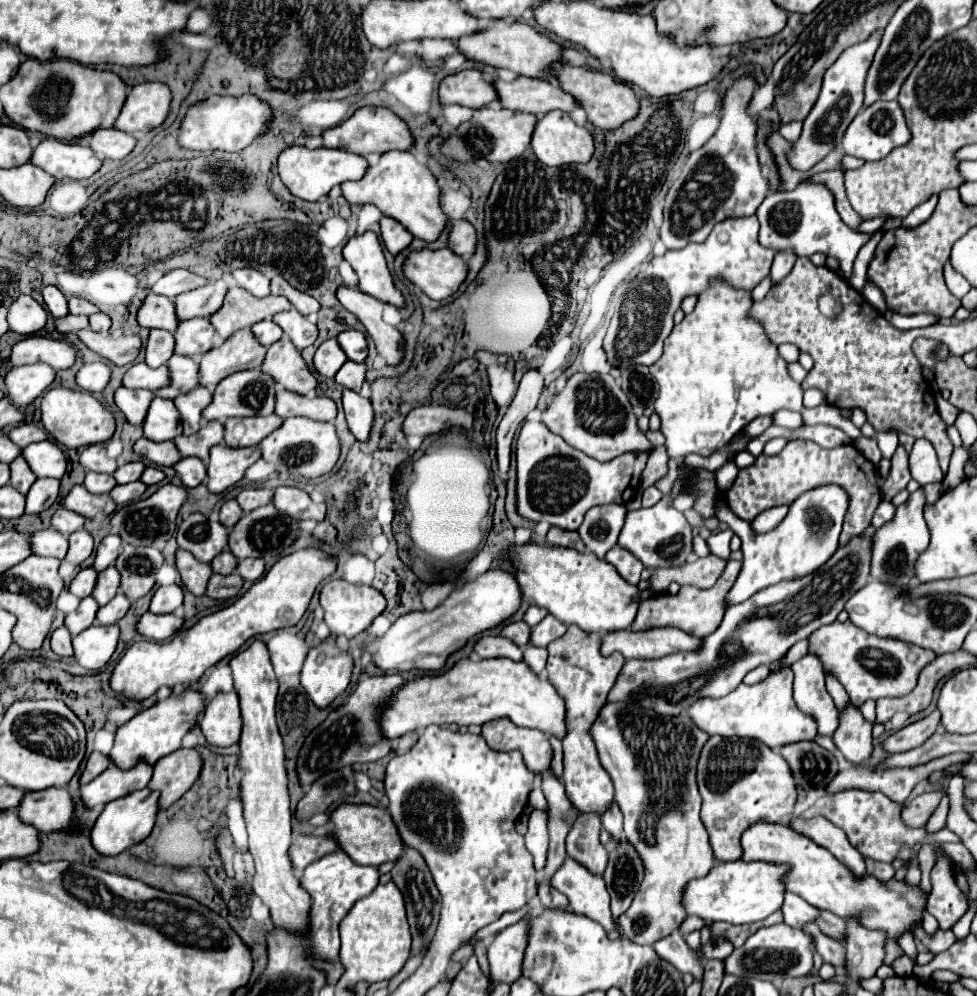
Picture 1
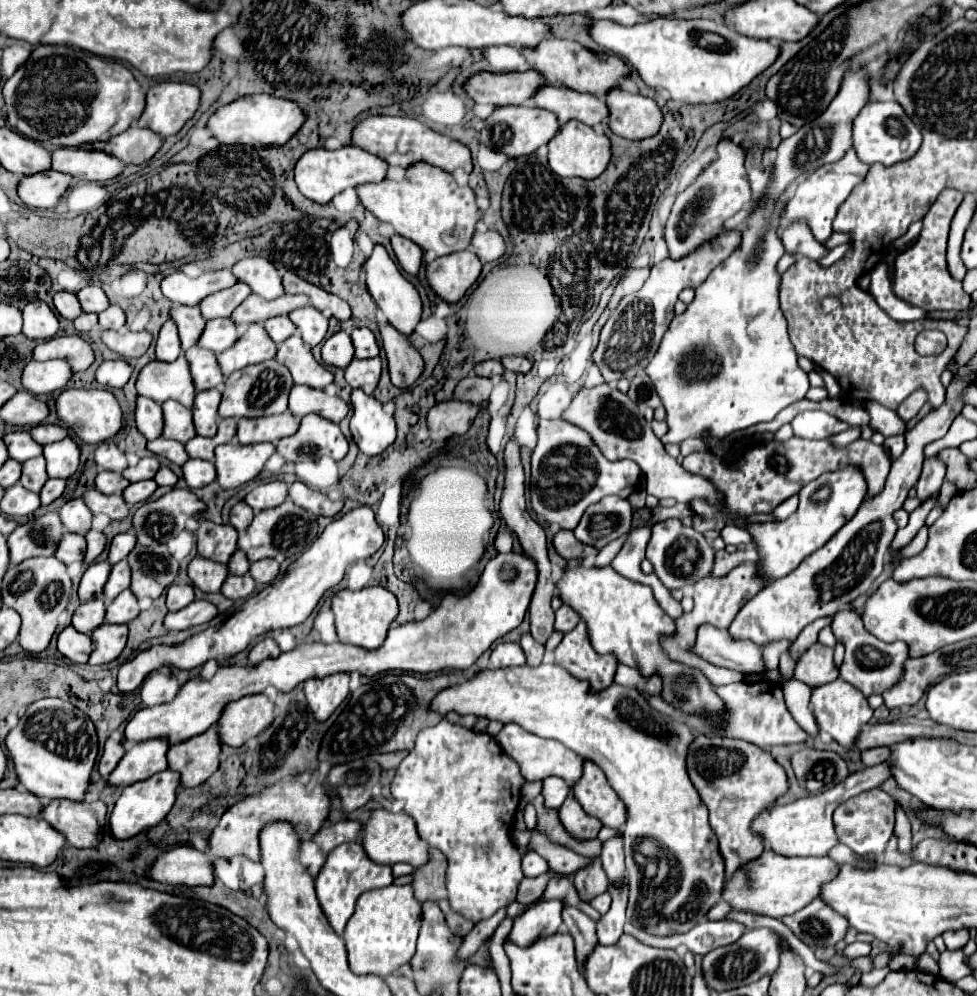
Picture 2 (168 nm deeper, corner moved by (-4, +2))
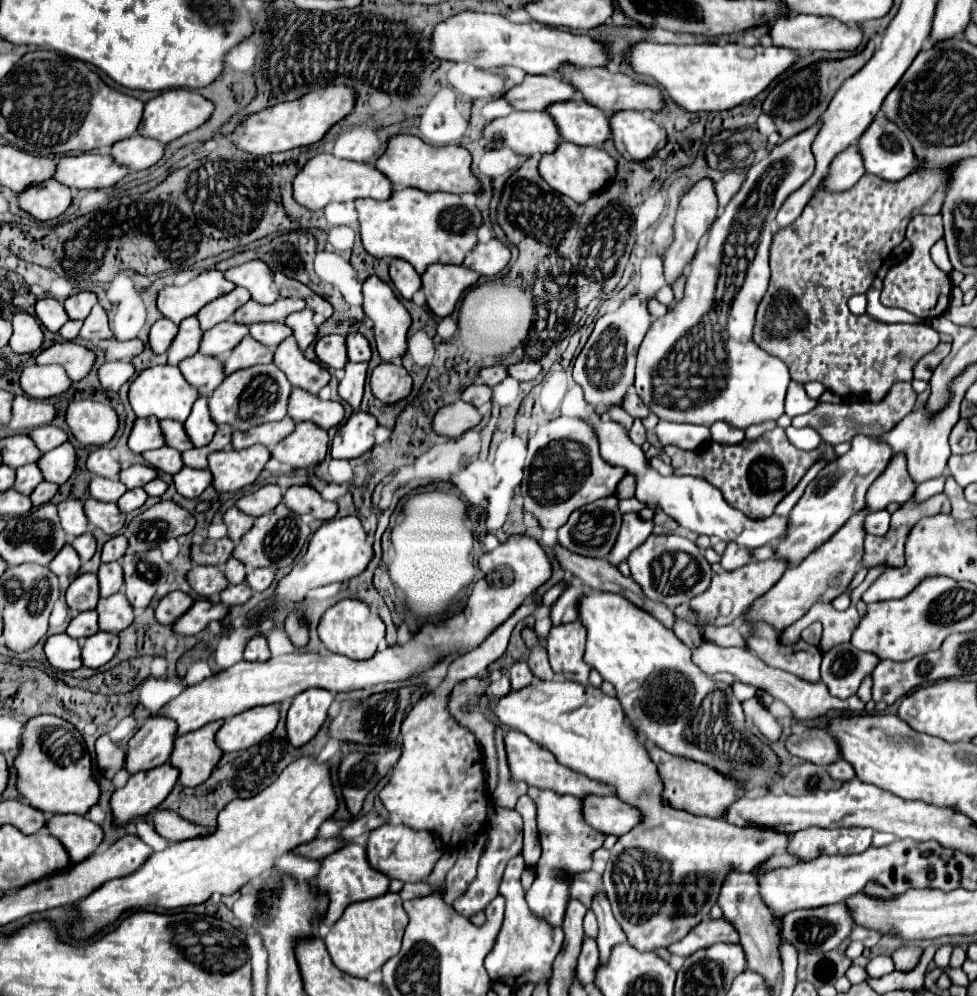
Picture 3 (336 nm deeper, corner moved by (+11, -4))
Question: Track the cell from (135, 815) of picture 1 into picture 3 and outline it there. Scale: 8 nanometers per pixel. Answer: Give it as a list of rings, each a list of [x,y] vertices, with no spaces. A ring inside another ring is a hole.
[[[170,762],[132,774],[126,786],[116,790],[110,800],[116,824],[126,824],[128,820],[158,808],[178,782],[178,774],[178,768],[174,768]]]

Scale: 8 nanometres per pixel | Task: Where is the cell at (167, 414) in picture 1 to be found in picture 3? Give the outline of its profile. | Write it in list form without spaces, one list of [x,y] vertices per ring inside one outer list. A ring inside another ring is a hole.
[[[160,420],[160,426],[162,426],[162,432],[164,432],[164,438],[166,438],[168,446],[172,446],[172,448],[176,448],[180,452],[186,452],[186,450],[194,448],[194,444],[190,442],[190,438],[188,438],[182,422]]]

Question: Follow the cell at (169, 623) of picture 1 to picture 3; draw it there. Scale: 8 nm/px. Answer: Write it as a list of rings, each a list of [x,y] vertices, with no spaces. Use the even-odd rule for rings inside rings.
[[[198,600],[194,606],[172,626],[174,632],[180,634],[198,634],[202,632],[210,622],[222,622],[228,616],[230,608],[222,602],[210,602],[210,600]]]

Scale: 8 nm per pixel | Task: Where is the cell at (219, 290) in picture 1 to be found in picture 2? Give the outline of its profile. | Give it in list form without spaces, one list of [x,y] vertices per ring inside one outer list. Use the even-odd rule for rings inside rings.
[[[237,282],[231,288],[225,288],[221,292],[215,292],[207,298],[203,298],[199,302],[199,310],[203,314],[203,318],[229,318],[231,310],[235,310],[235,306],[239,306],[239,302],[243,302],[243,298],[247,298],[251,294],[251,288],[245,286],[243,282]]]

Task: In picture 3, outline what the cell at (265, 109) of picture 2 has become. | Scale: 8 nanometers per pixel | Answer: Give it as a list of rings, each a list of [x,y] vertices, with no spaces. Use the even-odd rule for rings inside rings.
[[[328,84],[324,88],[312,90],[304,94],[300,100],[294,102],[284,102],[270,106],[262,110],[260,114],[248,116],[244,122],[244,136],[234,138],[234,144],[254,156],[266,156],[274,152],[286,152],[292,148],[300,146],[310,146],[318,140],[324,138],[324,134],[342,122],[354,108],[356,102],[356,92],[350,86],[340,86],[340,84]]]

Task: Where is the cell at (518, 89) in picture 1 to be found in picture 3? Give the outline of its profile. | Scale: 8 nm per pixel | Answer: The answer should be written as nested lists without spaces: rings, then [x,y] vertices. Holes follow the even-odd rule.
[[[584,100],[552,104],[548,112],[556,120],[566,142],[578,146],[600,146],[612,138],[608,114]]]

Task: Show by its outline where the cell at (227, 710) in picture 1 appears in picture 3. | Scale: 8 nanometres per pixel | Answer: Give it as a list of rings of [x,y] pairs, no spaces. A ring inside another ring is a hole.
[[[258,706],[228,718],[216,734],[216,744],[224,752],[246,750],[272,734],[280,720],[278,706]]]

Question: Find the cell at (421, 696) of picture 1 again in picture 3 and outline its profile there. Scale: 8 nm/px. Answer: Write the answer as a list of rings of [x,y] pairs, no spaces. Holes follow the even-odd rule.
[[[534,680],[534,684],[530,684],[528,688],[522,688],[520,692],[510,692],[500,700],[490,702],[490,708],[502,724],[524,732],[526,736],[536,740],[536,744],[548,748],[568,768],[586,774],[592,780],[612,784],[620,800],[636,804],[644,812],[644,822],[640,824],[640,828],[634,828],[632,832],[618,838],[610,856],[612,866],[606,866],[602,874],[612,912],[622,926],[628,942],[638,950],[656,950],[660,946],[668,948],[672,942],[684,938],[710,914],[710,908],[716,904],[720,888],[730,872],[750,872],[764,860],[768,860],[774,852],[786,850],[786,836],[780,832],[772,832],[770,828],[736,828],[724,820],[694,816],[662,804],[656,766],[652,766],[652,760],[644,744],[638,740],[632,724],[626,722],[620,702],[590,684],[582,686],[578,682]]]

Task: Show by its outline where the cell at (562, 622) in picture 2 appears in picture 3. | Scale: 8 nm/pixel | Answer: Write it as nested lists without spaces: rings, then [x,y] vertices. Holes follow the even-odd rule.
[[[576,586],[566,588],[564,594],[558,598],[558,602],[550,610],[552,622],[554,624],[566,624],[566,622],[578,620],[578,604],[580,604],[582,596],[584,596],[582,588],[576,588]]]

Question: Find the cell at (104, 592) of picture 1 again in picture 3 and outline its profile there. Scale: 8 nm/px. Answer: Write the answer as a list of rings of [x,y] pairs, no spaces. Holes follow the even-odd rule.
[[[120,562],[100,564],[98,580],[100,580],[100,596],[104,596],[104,598],[106,598],[106,596],[116,594],[116,592],[122,588],[122,584],[124,584]]]

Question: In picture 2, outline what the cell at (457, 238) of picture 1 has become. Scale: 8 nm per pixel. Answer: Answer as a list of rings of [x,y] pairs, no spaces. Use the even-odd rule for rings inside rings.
[[[475,230],[473,238],[471,238],[471,248],[477,252],[479,260],[485,264],[485,262],[493,262],[493,260],[503,256],[505,242],[499,236],[499,232],[493,232],[493,230],[479,232],[479,230]]]

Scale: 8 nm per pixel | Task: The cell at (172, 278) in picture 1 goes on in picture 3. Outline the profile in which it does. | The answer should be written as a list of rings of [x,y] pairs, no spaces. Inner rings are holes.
[[[206,270],[186,286],[164,288],[158,294],[158,310],[174,324],[180,324],[184,318],[196,316],[208,302],[232,292],[234,288],[236,284],[226,280],[220,270]]]

